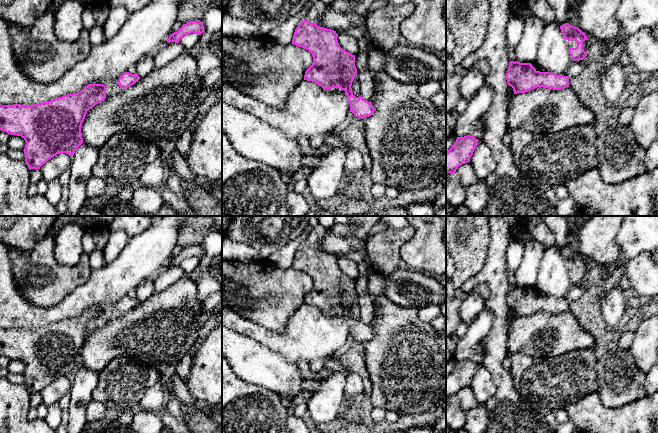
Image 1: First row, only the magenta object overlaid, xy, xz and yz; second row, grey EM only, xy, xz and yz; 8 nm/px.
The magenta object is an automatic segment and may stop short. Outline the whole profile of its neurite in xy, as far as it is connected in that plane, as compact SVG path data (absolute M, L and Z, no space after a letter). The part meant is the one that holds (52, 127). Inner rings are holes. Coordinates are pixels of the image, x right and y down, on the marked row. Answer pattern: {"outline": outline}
{"outline": "M88 84L80 92L67 94L50 101L33 105L0 106L0 130L21 136L25 142L25 162L29 169L40 169L49 159L59 153L74 155L83 143L81 126L87 111L106 98L106 86Z"}

